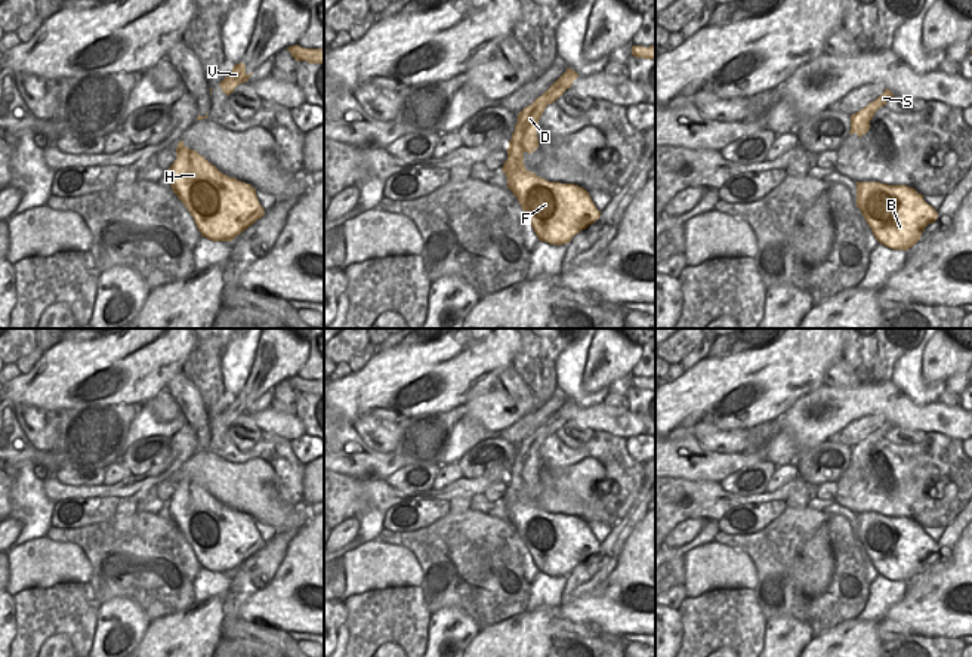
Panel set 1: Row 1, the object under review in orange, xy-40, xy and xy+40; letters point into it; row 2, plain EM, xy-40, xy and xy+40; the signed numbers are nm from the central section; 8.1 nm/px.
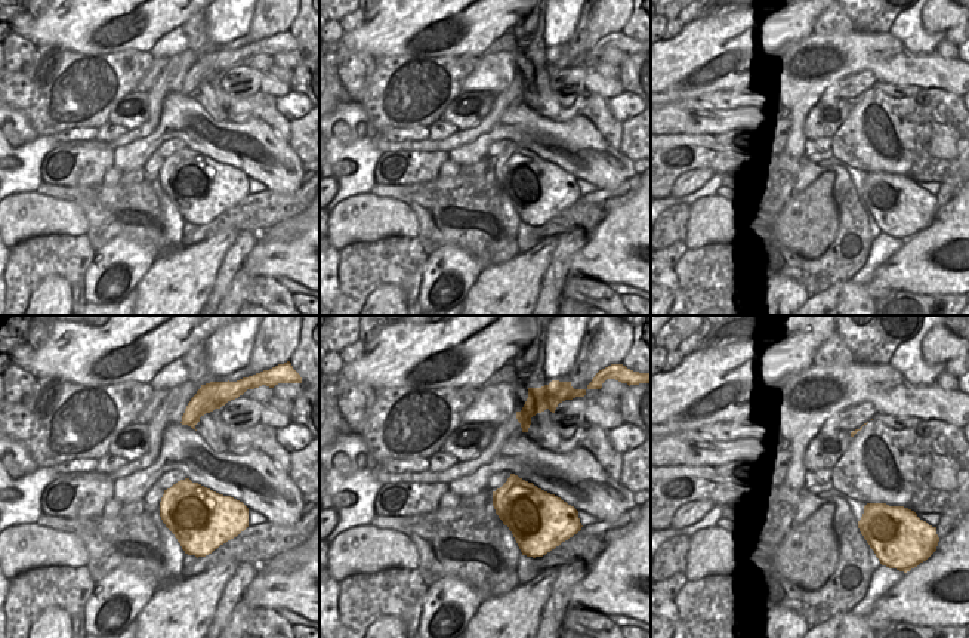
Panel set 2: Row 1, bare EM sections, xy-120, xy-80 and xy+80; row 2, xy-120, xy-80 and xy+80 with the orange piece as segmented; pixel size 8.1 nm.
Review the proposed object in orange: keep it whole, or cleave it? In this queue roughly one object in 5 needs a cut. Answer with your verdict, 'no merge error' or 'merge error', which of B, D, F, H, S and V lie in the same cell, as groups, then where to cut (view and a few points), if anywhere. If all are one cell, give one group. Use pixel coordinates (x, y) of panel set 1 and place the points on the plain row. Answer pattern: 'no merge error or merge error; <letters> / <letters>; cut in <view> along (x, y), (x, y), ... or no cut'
merge error; B F H / D S V; cut in xy along (515, 462), (524, 481)

